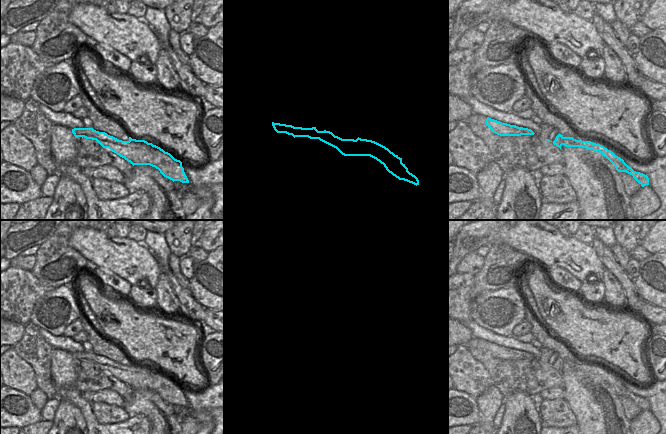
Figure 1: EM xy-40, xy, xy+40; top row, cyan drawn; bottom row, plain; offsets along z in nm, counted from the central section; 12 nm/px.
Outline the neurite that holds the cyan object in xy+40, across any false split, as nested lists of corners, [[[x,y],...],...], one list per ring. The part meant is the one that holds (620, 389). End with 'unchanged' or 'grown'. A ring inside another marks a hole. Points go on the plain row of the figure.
[[[558,358],[553,365],[553,368],[561,373],[561,370],[566,371],[582,371],[591,373],[593,375],[599,375],[604,381],[606,381],[616,392],[618,396],[626,396],[633,400],[633,402],[642,410],[649,409],[649,402],[647,399],[634,395],[629,391],[623,383],[616,380],[612,375],[608,374],[600,368],[593,367],[591,365],[576,364],[573,361],[564,361]]] | unchanged

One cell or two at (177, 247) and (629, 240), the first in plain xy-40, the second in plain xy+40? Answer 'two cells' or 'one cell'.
one cell

